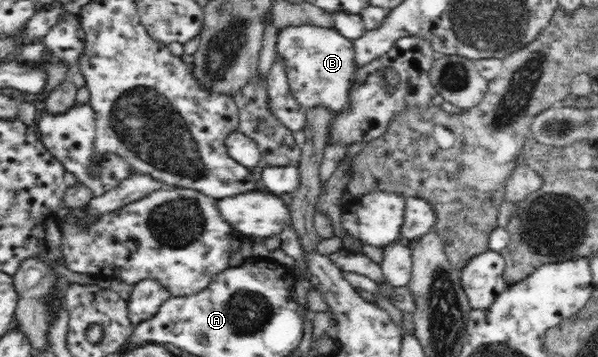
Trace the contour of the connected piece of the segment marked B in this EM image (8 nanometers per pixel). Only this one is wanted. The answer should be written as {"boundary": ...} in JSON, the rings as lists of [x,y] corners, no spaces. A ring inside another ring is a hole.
{"boundary":[[[300,25],[280,28],[276,38],[276,58],[283,58],[286,76],[293,97],[299,105],[308,109],[312,106],[327,108],[333,116],[348,109],[351,102],[350,88],[355,82],[356,56],[352,40],[334,28]]]}

